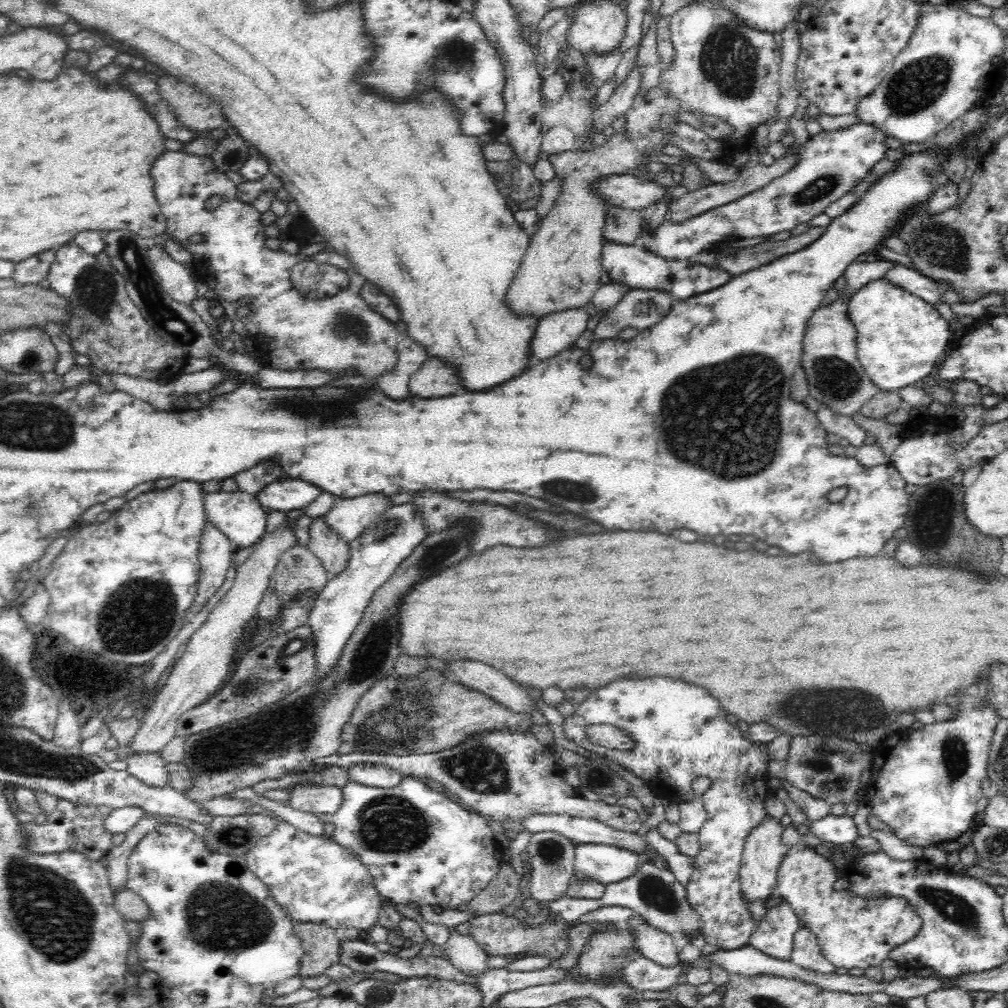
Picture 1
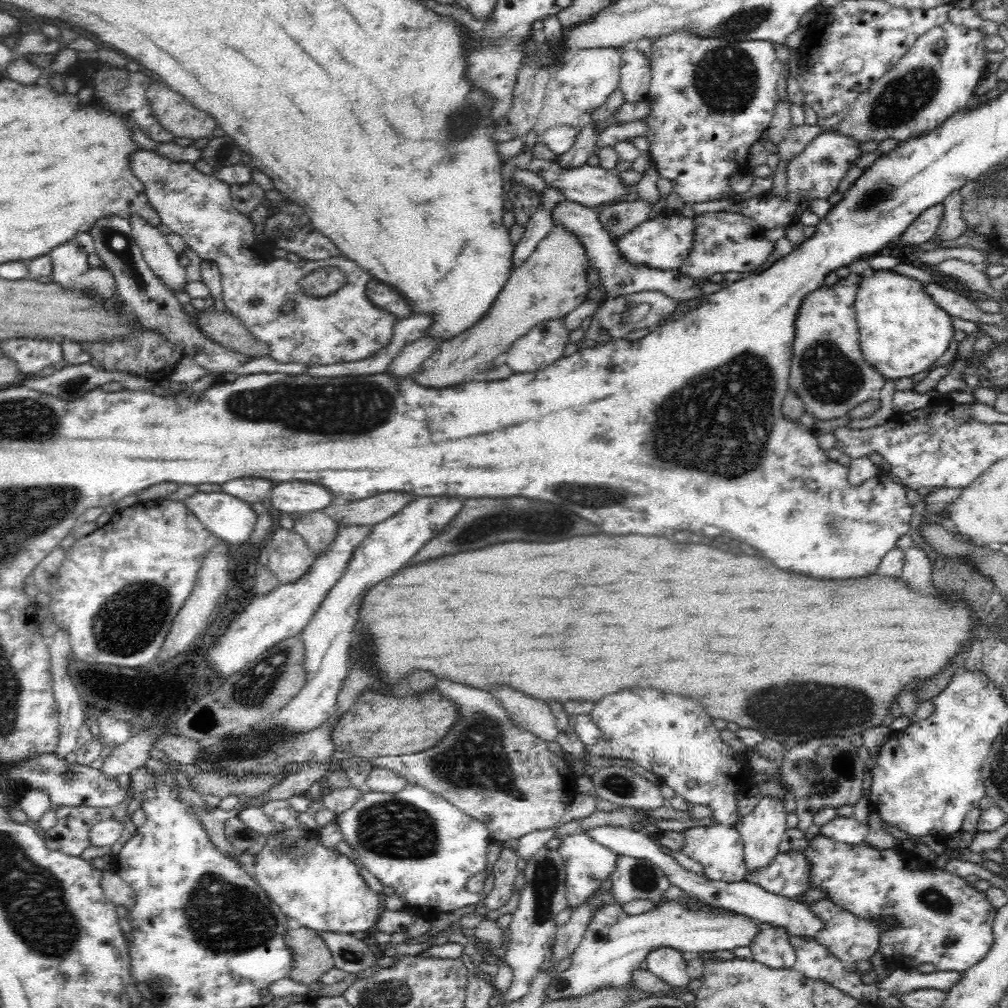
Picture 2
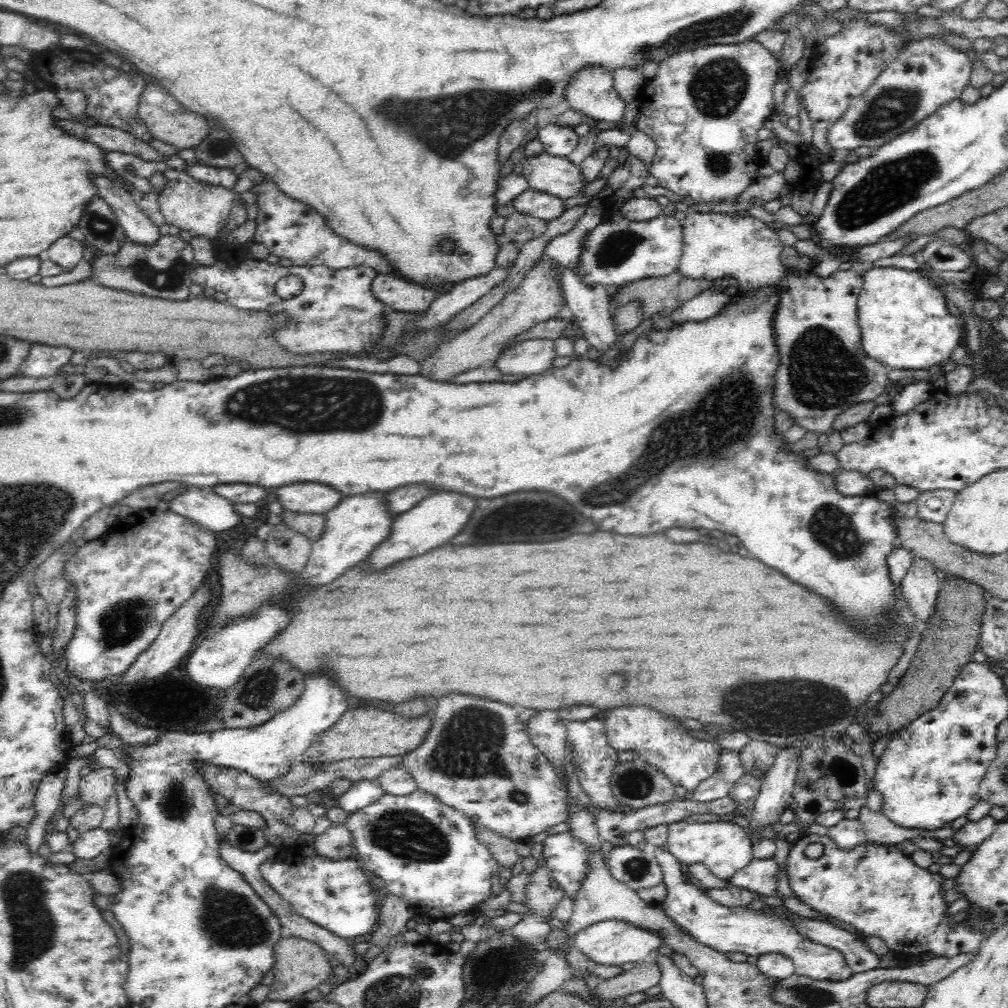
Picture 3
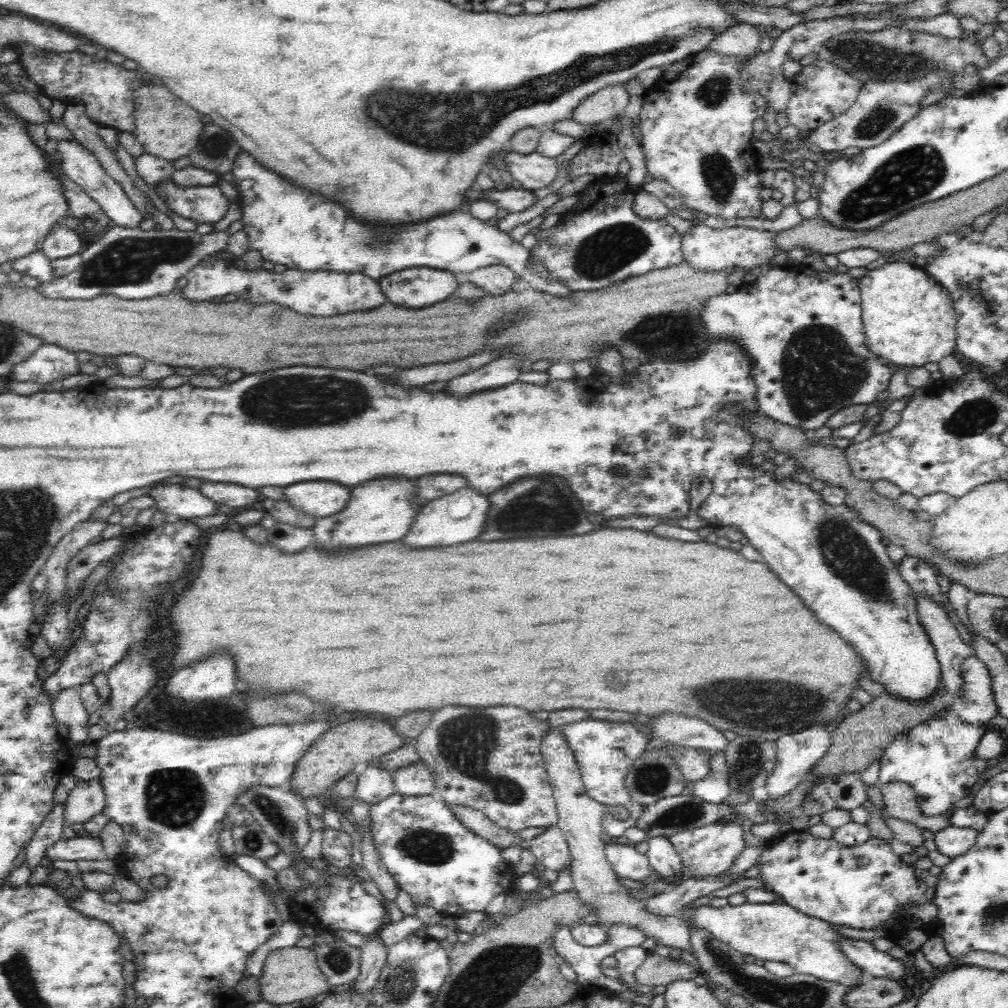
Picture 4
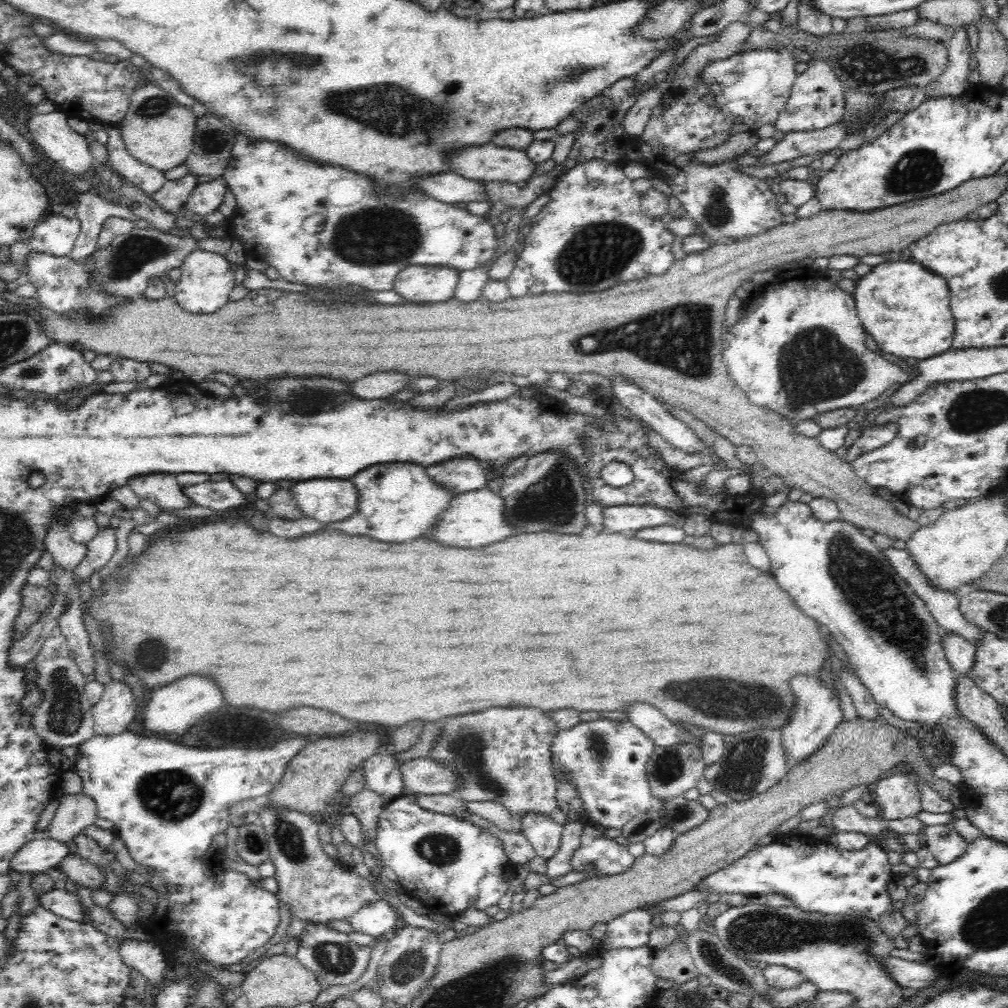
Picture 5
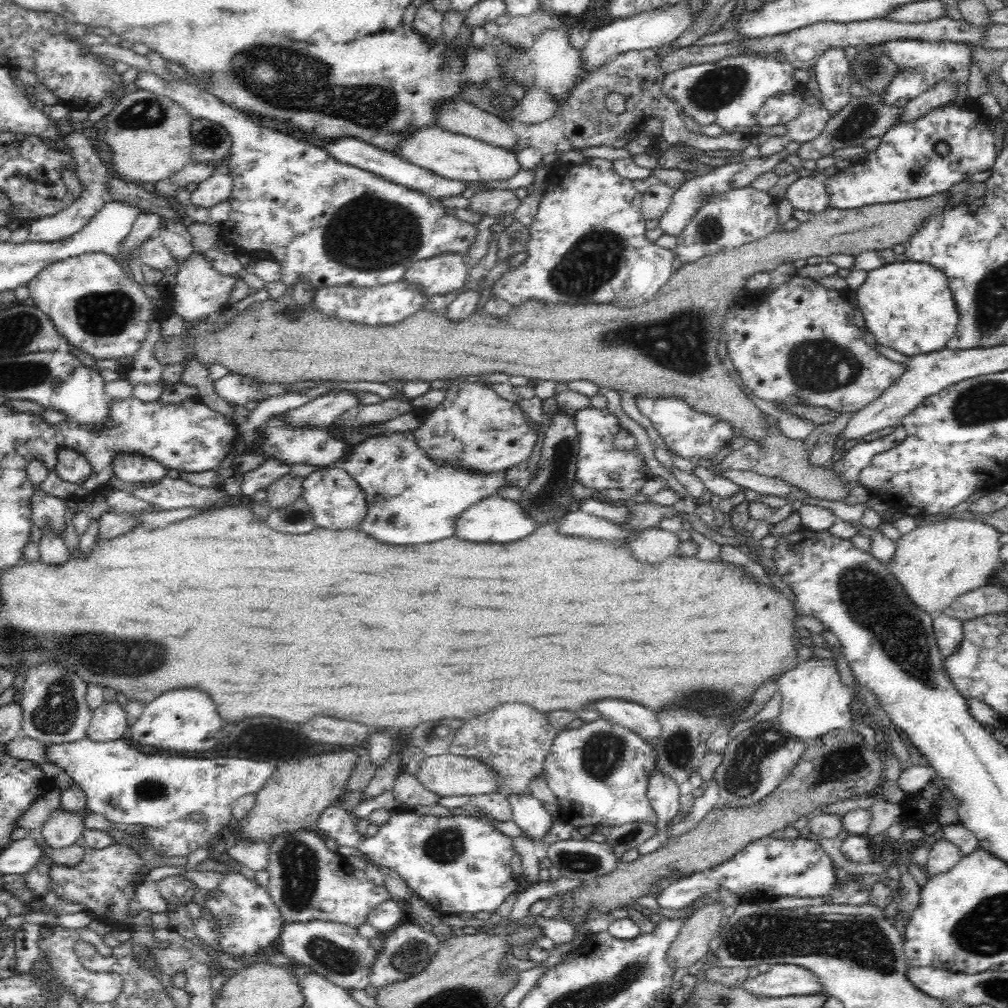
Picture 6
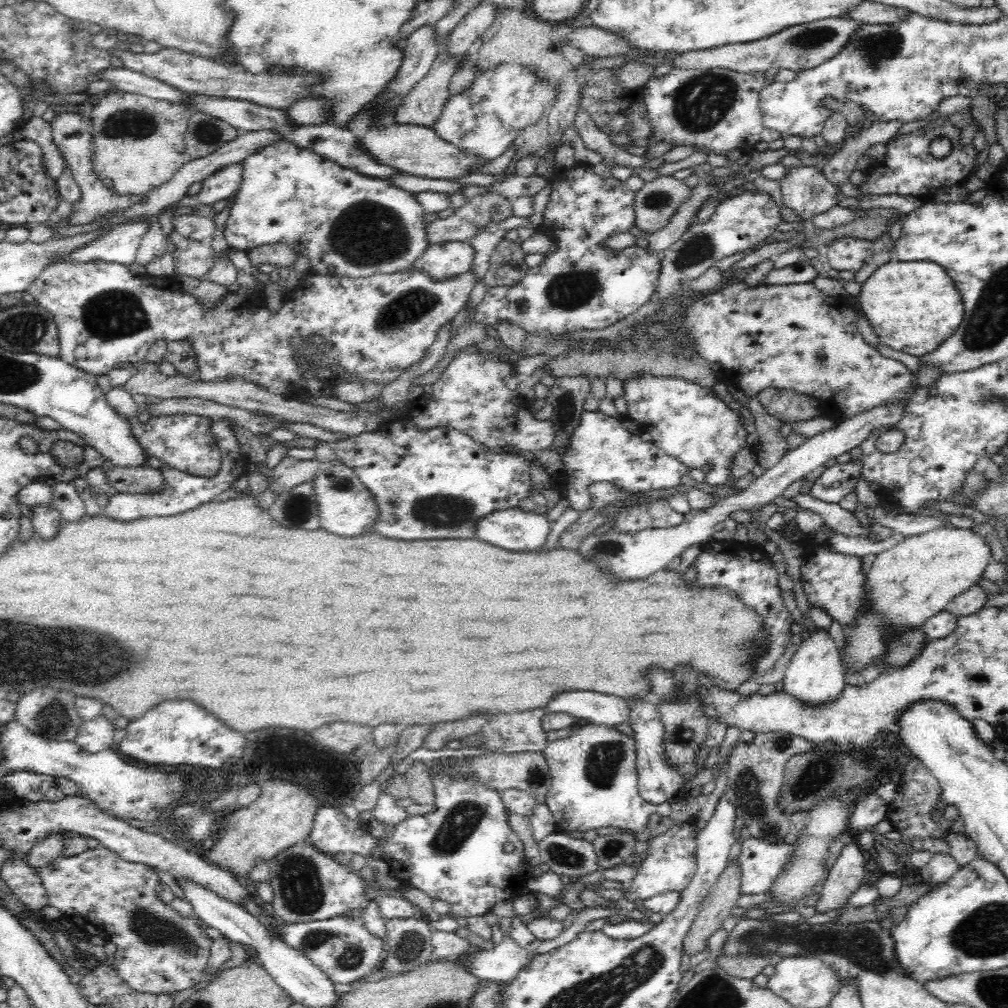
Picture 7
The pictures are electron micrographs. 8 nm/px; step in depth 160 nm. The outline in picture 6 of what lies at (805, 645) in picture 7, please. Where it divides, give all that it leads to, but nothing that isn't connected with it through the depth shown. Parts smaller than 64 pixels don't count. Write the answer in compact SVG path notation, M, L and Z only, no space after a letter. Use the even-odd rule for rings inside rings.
M817 651L814 656L796 664L794 670L786 672L780 678L779 692L782 704L776 721L781 729L794 737L800 737L804 742L814 743L832 730L846 730L854 724L851 702L855 690L841 682L832 655Z

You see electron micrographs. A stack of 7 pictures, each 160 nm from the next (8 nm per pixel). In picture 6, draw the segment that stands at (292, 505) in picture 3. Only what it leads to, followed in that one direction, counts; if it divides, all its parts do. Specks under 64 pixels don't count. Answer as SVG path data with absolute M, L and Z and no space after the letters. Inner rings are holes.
M342 466L322 467L310 473L303 483L301 497L310 507L318 527L331 531L356 529L366 518L368 512L366 494Z

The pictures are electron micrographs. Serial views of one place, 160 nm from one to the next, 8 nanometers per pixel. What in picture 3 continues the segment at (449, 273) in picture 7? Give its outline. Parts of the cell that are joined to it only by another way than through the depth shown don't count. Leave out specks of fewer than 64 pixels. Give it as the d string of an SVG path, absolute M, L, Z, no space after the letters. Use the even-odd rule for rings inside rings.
M392 272L377 274L372 286L372 294L384 302L390 304L398 312L424 312L442 292L442 288L420 286L414 284L408 278L400 278L402 275L396 275Z

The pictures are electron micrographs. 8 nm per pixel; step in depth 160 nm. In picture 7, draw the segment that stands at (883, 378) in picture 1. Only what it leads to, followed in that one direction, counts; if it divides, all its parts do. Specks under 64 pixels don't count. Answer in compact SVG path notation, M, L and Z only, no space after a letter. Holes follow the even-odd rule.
M888 261L862 284L859 308L867 316L880 344L920 357L950 338L964 318L962 298L942 266L934 262Z

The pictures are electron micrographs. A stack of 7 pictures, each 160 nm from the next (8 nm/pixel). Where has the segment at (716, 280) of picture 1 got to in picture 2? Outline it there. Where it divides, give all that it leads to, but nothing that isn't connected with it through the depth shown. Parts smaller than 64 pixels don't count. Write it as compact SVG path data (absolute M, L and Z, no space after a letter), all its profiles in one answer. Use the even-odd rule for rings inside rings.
M567 199L559 201L553 212L551 213L551 218L553 224L558 226L560 224L567 232L570 232L573 236L576 236L576 239L580 242L580 245L586 250L586 257L589 259L589 266L598 274L599 282L604 286L605 291L607 292L607 298L616 298L621 296L626 296L627 294L634 294L637 292L644 292L646 290L658 290L663 292L666 296L671 297L678 301L690 300L690 298L697 298L702 296L702 294L712 294L712 292L718 292L720 288L726 286L726 282L714 283L708 281L695 282L686 276L683 276L679 273L677 269L668 270L668 272L663 272L662 270L651 270L646 266L631 266L615 248L615 242L613 238L610 237L610 234L604 230L602 224L599 220L599 214L595 212L590 207L583 207L580 204L573 203Z

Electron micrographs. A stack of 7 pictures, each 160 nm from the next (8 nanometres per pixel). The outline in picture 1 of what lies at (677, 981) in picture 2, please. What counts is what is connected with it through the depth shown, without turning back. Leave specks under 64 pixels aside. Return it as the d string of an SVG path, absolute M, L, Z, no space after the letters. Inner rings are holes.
M640 915L629 918L629 929L635 936L640 956L663 968L674 968L681 962L671 934L650 926Z

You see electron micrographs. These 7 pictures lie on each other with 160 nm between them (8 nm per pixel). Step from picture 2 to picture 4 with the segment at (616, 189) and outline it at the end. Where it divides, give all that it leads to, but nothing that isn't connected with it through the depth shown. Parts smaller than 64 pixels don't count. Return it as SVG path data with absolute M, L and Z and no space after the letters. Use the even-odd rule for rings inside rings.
M497 150L488 156L484 169L508 169L514 180L528 191L542 190L548 186L559 171L556 159L543 156L536 151L529 154L516 153L512 150Z

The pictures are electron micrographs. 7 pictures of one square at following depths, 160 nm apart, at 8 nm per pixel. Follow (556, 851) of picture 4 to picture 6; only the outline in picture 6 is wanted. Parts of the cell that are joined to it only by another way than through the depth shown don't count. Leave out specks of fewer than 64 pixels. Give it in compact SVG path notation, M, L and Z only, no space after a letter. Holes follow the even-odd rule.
M508 794L513 820L520 830L524 831L528 839L540 841L550 830L553 818L548 809L531 794Z

